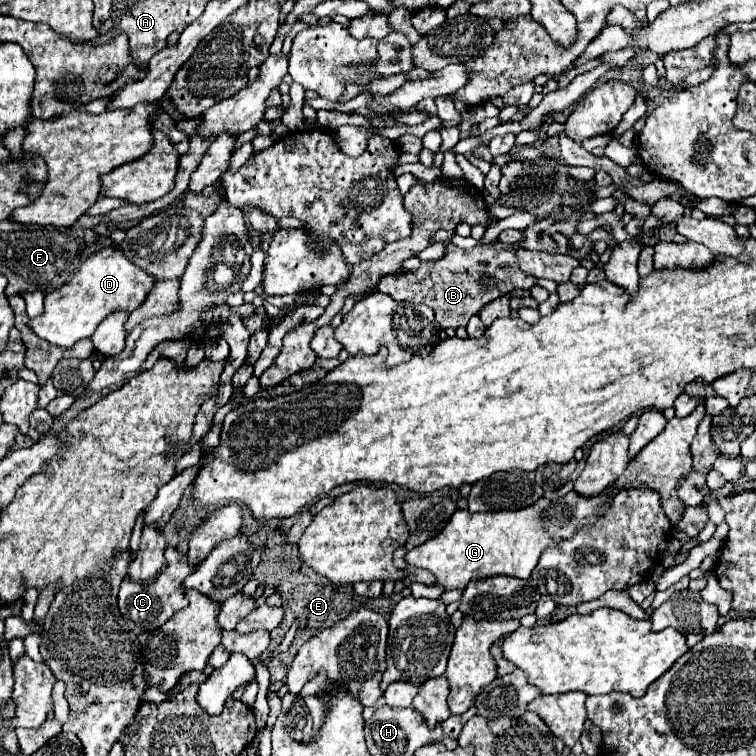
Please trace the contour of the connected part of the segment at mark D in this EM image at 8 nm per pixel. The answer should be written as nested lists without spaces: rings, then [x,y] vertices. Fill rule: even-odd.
[[[102,247],[94,251],[78,269],[78,273],[60,289],[46,293],[44,297],[44,313],[28,321],[28,327],[44,341],[70,349],[76,341],[92,337],[94,329],[100,325],[104,317],[108,317],[116,309],[134,311],[144,303],[148,291],[154,287],[156,279],[152,275],[144,275],[134,263],[124,259],[114,247]]]

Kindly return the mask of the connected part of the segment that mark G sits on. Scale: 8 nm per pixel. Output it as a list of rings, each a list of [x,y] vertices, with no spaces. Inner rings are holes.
[[[570,491],[558,501],[538,499],[534,505],[518,511],[470,513],[468,509],[458,509],[440,535],[406,553],[406,563],[432,571],[438,577],[438,585],[446,589],[464,589],[472,579],[488,575],[528,579],[546,547],[560,539],[572,539],[576,531],[598,519],[596,509],[604,505],[604,499],[606,493],[582,497]]]

